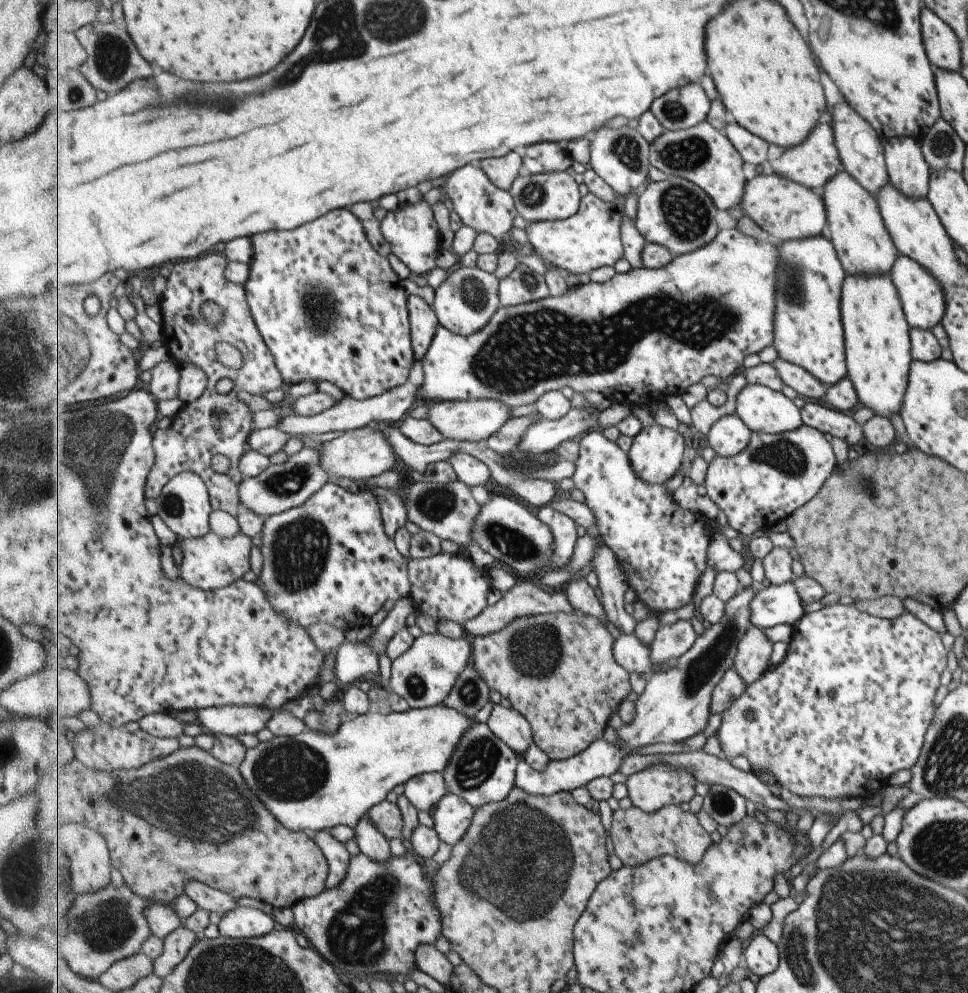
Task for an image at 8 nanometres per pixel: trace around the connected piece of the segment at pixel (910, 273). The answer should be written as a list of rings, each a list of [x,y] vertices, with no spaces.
[[[898,254],[889,273],[910,328],[931,330],[943,318],[946,296],[942,286],[927,269],[924,269],[923,266],[908,256]]]

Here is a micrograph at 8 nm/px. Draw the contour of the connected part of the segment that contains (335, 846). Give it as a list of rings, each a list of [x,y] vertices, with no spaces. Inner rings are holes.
[[[322,830],[316,833],[314,841],[318,843],[330,862],[330,873],[328,874],[327,881],[328,888],[339,886],[349,872],[352,861],[349,850],[329,830]]]

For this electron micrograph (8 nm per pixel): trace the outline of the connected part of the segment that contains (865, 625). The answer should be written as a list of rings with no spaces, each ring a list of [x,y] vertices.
[[[833,603],[820,610],[803,615],[803,618],[793,626],[787,658],[779,665],[770,668],[759,680],[747,687],[747,690],[723,713],[721,726],[718,729],[718,740],[725,757],[737,758],[744,755],[750,763],[753,772],[773,773],[783,788],[801,796],[819,795],[823,798],[840,799],[849,797],[868,798],[879,793],[891,774],[897,770],[910,769],[920,753],[924,736],[933,716],[934,696],[938,696],[939,676],[945,669],[945,646],[941,637],[923,622],[910,613],[903,613],[894,619],[883,619],[871,616],[857,610],[853,605]]]

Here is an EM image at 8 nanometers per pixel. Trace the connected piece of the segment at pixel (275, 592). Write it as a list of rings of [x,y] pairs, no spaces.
[[[329,482],[305,504],[266,517],[260,550],[263,564],[255,582],[266,591],[274,609],[288,623],[307,630],[315,623],[329,623],[345,630],[351,622],[373,618],[387,600],[409,597],[412,589],[409,560],[398,549],[396,540],[387,534],[381,507],[366,488],[352,494]]]

